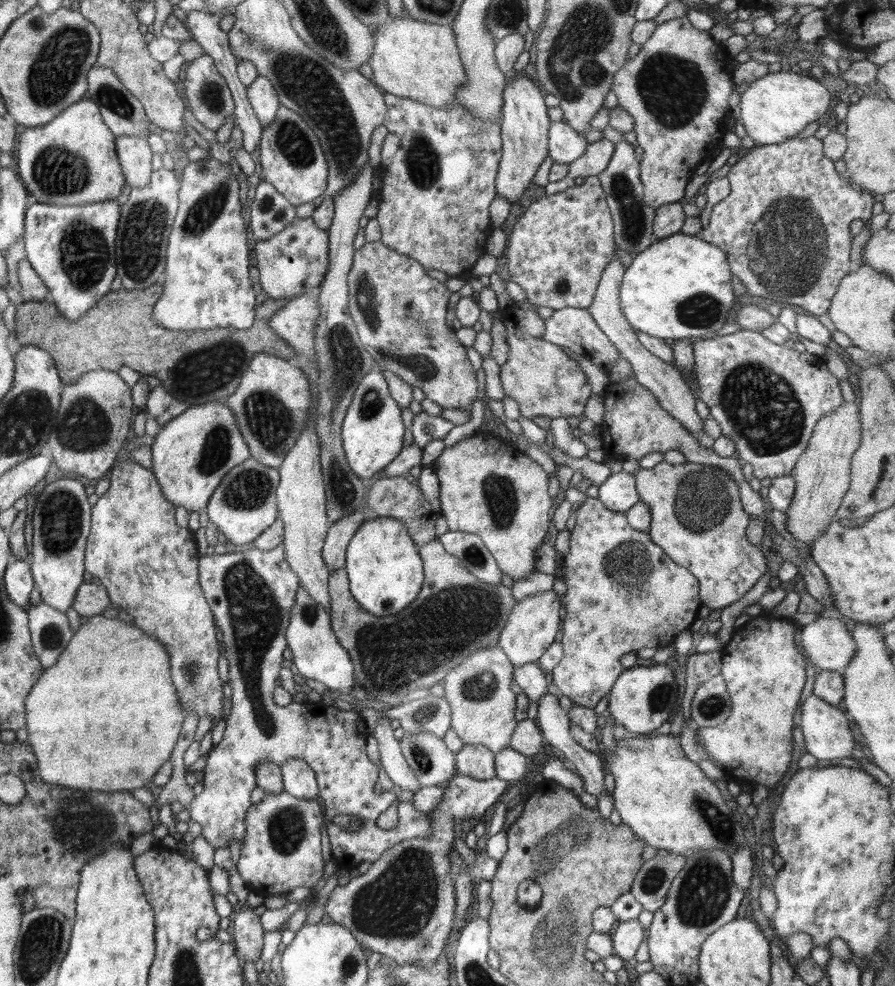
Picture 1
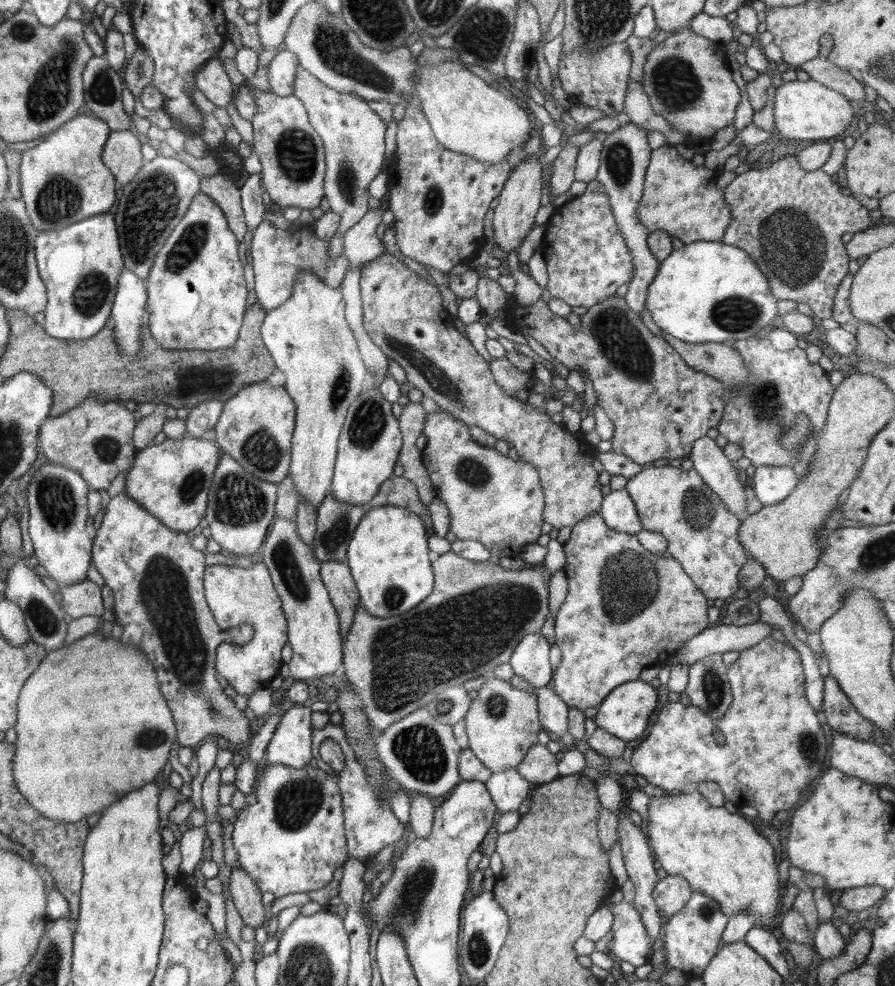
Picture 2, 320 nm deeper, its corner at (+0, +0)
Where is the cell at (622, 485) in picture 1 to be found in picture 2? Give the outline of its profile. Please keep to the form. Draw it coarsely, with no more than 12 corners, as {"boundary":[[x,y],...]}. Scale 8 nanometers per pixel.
{"boundary":[[625,488],[607,493],[598,513],[606,526],[636,536],[643,529]]}

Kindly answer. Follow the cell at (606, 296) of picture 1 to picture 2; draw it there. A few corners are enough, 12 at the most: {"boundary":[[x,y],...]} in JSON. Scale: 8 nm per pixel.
{"boundary":[[694,441],[693,469],[741,521],[748,515],[736,463],[716,441]]}

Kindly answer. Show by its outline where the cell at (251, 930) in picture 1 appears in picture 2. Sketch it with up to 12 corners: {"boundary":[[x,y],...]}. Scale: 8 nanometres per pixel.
{"boundary":[[238,865],[232,866],[229,889],[246,926],[255,930],[270,915],[263,892]]}

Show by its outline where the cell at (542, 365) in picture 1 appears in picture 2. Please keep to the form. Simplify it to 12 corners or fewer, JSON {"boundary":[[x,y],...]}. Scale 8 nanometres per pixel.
{"boundary":[[506,357],[489,363],[492,377],[509,395],[526,397],[539,380]]}

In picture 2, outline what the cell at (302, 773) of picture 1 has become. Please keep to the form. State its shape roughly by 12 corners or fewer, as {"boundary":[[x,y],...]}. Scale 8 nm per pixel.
{"boundary":[[310,703],[285,710],[266,747],[270,764],[312,760]]}

